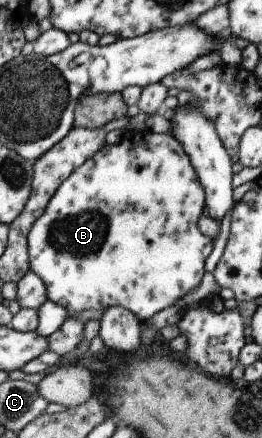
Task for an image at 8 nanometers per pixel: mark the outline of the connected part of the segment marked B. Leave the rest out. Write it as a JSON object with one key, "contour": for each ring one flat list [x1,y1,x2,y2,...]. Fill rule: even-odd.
{"contour":[[148,129,140,132,126,133,116,144,104,144,92,157,89,157,81,166,75,167,58,189,48,200,44,211,31,225,26,233,27,251,29,255,29,269,41,277,46,290,47,299,61,305,68,314,80,313,85,309,103,311,107,307,120,306,136,316,139,322,150,319,154,313,170,307,185,293,194,289,200,283,206,268,204,259,212,249,212,240,198,230,196,221,204,213,205,195,196,172,190,165,188,156,181,148,180,143,170,134,155,134]]}

